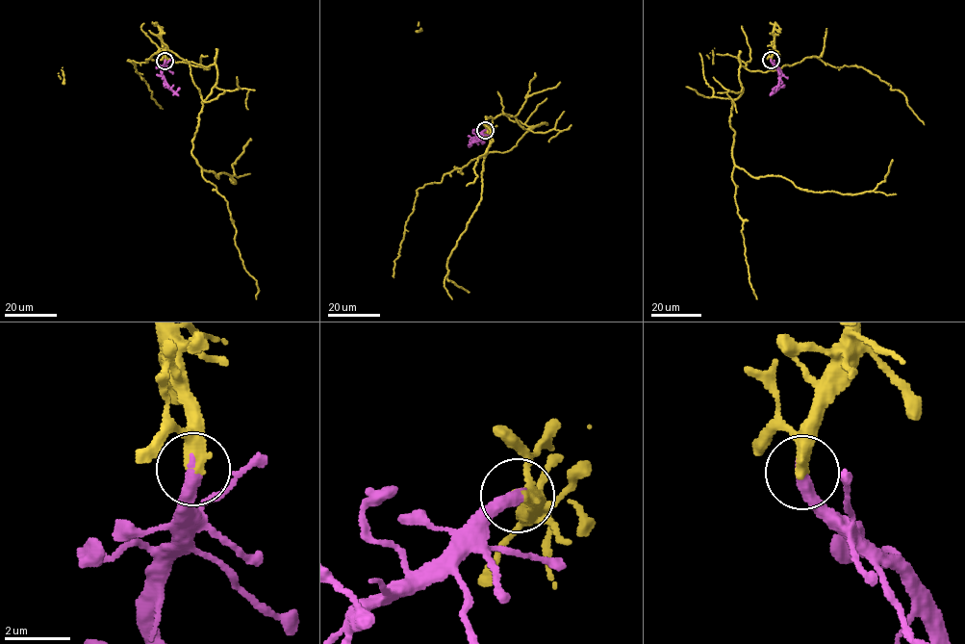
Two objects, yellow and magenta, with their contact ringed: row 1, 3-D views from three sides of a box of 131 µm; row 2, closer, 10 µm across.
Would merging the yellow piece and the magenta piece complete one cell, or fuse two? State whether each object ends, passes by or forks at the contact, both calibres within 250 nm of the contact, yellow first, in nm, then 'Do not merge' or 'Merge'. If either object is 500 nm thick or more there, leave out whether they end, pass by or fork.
At the ring yellow passes by. At the ring magenta ends. Thickness 340 nm (yellow) against 400 nm. Merge

